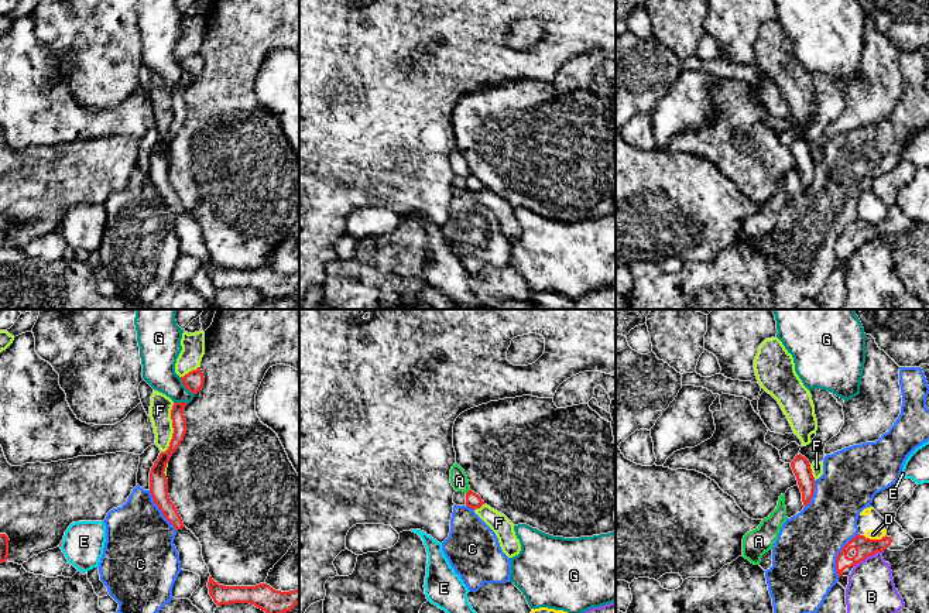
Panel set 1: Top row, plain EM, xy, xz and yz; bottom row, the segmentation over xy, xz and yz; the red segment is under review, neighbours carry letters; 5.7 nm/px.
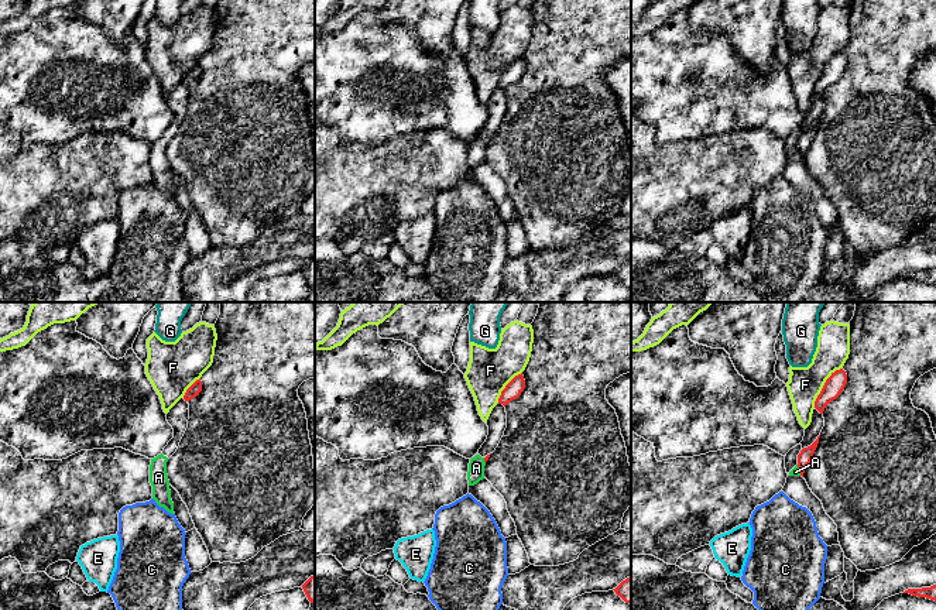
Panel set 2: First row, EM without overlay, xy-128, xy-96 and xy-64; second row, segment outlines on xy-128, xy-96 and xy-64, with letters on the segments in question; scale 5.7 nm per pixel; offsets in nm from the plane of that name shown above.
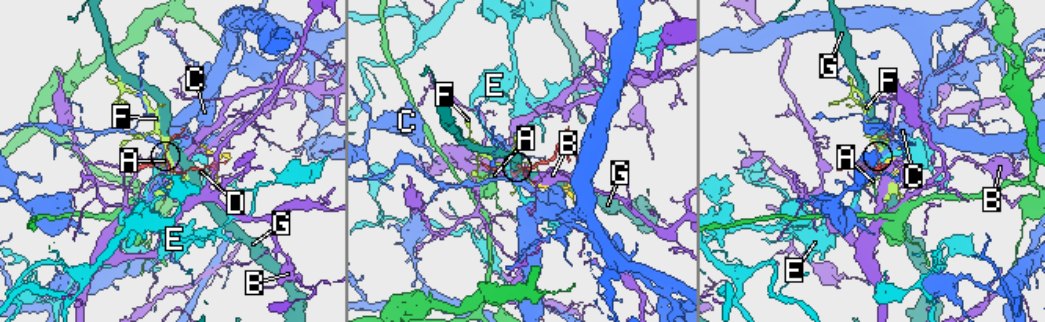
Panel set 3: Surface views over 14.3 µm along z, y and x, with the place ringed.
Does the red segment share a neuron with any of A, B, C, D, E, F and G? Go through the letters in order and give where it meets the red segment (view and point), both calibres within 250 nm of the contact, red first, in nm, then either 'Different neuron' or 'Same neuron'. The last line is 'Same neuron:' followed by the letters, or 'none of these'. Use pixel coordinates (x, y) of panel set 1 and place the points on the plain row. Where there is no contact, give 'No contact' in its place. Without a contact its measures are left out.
A: Touches red at xz (468, 175). Thickness 90 nm (red) against 100 nm. Different neuron
B: Touches red at yz (868, 239). Thickness 110 nm (red) against 300 nm. Different neuron
C: Touches red at yz (837, 239). Thickness 110 nm (red) against 360 nm. Different neuron
D: Touches red at yz (874, 223). Thickness 110 nm (red) against 60 nm. Different neuron
E: Touches red at xy (61, 226). Thickness 20 nm (red) against 240 nm. Different neuron
F: Touches red at xy (172, 110). Thickness 80 nm (red) against 130 nm. Different neuron
G: Touches red at xy (185, 69). Thickness 110 nm (red) against 220 nm. Different neuron
Same neuron: none of these

